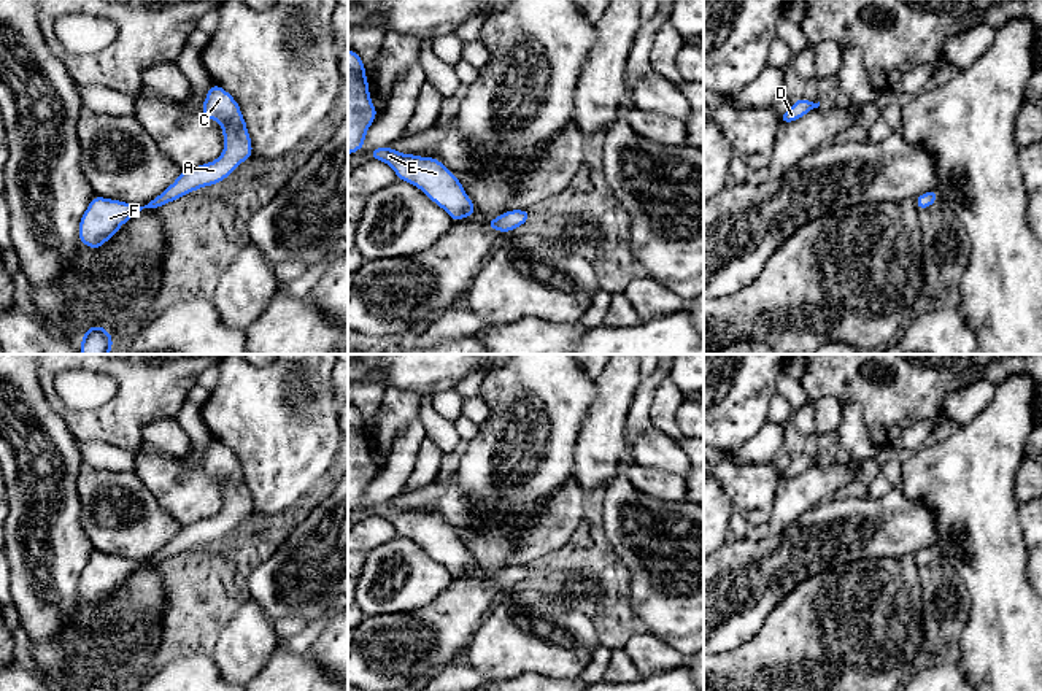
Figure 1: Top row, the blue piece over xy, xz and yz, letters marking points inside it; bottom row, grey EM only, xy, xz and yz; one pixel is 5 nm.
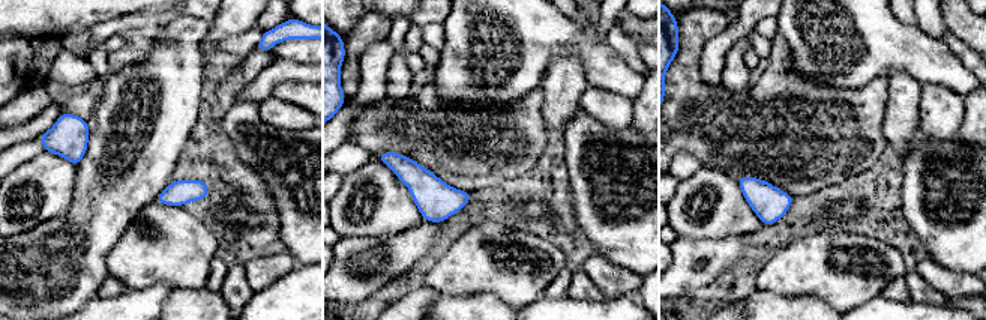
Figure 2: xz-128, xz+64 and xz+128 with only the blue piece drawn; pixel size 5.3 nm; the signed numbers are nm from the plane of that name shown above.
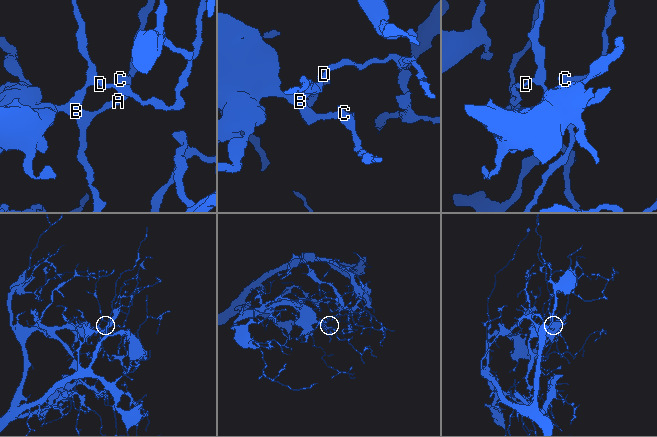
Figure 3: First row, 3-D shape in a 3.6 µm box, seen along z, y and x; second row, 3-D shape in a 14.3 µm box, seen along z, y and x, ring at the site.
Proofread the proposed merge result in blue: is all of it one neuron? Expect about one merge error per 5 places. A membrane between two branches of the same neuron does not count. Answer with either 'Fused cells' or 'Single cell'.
Single cell

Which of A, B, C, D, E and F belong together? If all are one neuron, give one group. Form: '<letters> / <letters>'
A B C D E F

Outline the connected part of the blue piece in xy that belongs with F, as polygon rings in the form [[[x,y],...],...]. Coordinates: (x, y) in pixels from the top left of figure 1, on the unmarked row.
[[[213,438],[202,461],[202,469],[222,481],[224,508],[213,518],[183,524],[175,539],[143,561],[103,554],[95,550],[79,575],[78,593],[81,599],[98,605],[140,567],[162,564],[189,548],[218,540],[253,511],[253,499],[240,461],[226,445]]]

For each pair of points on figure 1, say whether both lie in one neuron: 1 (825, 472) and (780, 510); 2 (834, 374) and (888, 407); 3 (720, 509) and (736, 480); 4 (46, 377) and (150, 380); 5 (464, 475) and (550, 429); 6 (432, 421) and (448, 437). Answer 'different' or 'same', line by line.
1: same
2: same
3: different
4: same
5: same
6: same

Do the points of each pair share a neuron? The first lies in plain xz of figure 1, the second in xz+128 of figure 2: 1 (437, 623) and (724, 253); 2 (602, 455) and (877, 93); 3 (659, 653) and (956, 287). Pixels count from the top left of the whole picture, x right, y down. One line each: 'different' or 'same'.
1: same
2: different
3: same

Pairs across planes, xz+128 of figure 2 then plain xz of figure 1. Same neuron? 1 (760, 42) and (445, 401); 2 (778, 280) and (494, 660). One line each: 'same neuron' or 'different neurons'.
1: different neurons
2: same neuron

